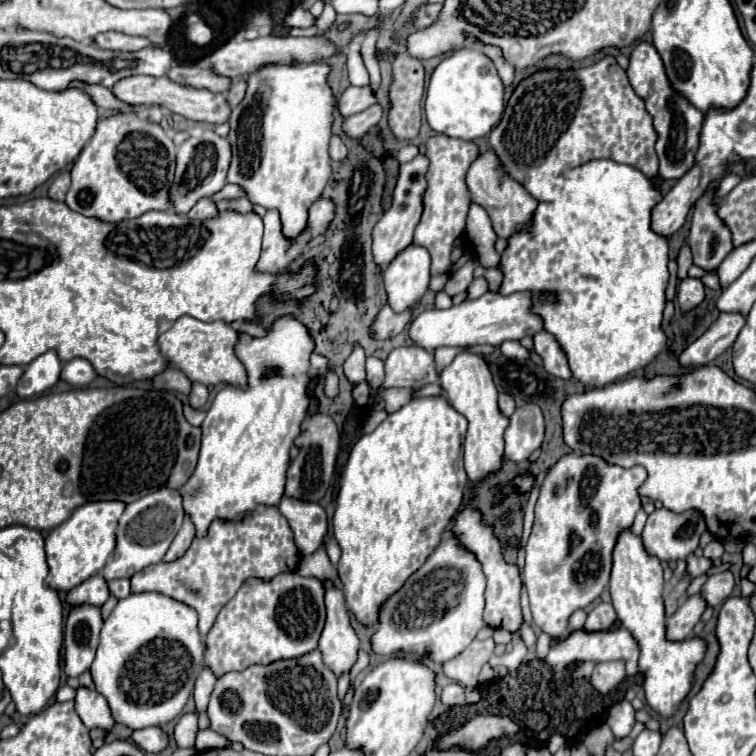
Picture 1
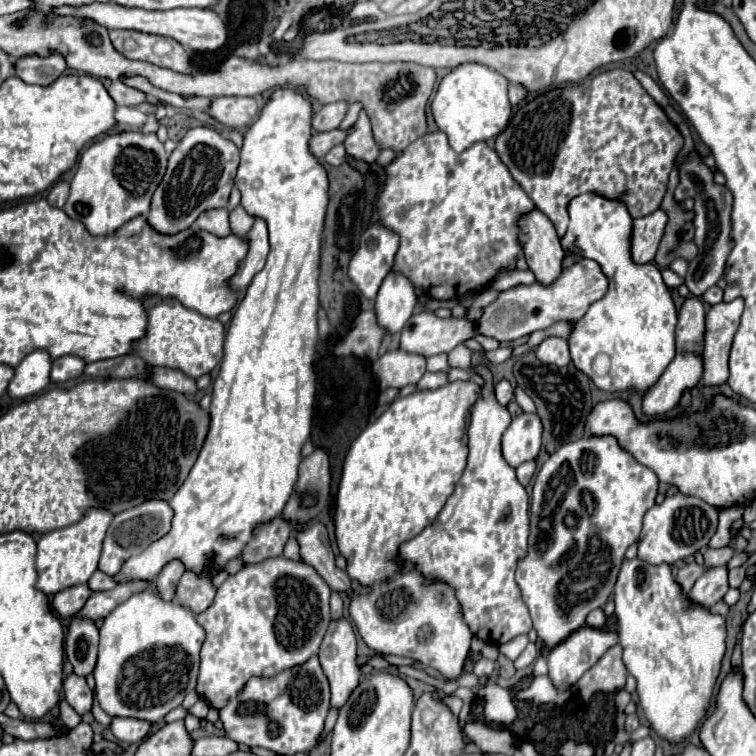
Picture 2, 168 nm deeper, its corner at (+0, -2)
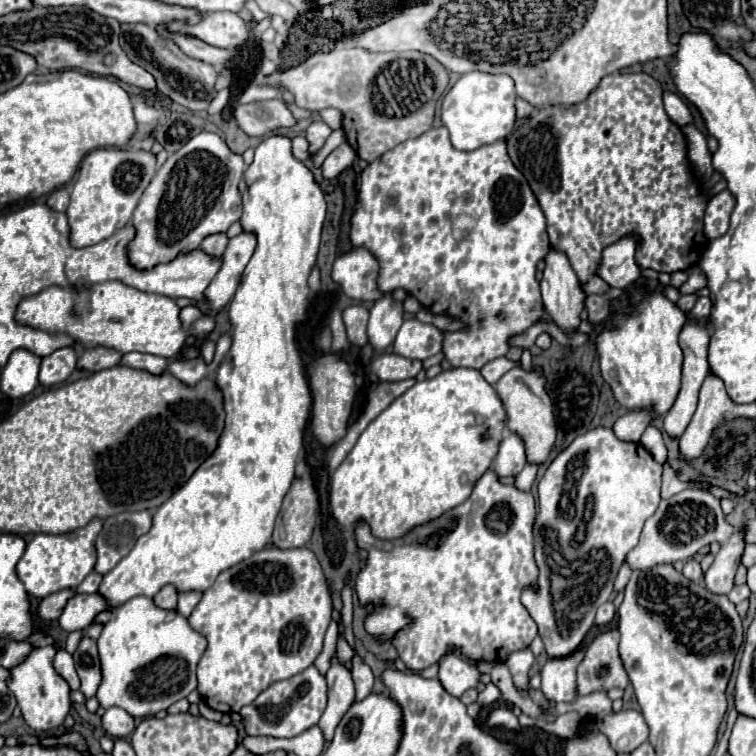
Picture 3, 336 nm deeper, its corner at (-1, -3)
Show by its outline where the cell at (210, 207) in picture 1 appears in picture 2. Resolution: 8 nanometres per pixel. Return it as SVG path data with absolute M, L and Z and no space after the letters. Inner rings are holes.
M207 209L207 211L203 211L203 215L199 215L195 225L199 229L205 229L205 231L219 235L219 237L225 237L231 233L227 209Z

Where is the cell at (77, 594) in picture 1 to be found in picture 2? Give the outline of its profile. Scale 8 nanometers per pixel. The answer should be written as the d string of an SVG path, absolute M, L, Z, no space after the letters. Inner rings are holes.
M87 583L75 585L75 587L69 587L55 595L53 607L55 607L55 611L59 611L61 617L73 617L79 613L79 607L83 607L83 603L87 603L87 599L91 595L93 595L93 591L87 587Z

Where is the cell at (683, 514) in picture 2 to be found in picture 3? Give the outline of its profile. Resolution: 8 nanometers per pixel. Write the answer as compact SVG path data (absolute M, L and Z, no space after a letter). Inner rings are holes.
M686 488L678 494L674 494L668 500L662 500L658 510L646 520L638 546L632 548L626 556L626 564L632 570L646 570L654 568L658 564L674 564L678 560L690 560L698 550L712 542L724 544L734 532L734 526L730 526L724 520L720 500L710 494L708 490L696 490Z

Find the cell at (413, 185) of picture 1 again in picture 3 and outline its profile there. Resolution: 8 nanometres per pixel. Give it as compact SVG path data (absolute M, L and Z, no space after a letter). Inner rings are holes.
M366 248L342 254L332 264L332 280L354 300L378 300L382 294L376 288L378 262Z

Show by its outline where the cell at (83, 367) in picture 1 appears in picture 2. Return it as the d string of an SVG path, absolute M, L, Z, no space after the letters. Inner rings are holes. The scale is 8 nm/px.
M65 355L53 361L53 369L51 369L51 381L53 383L61 383L61 381L69 381L69 379L77 379L81 377L85 371L85 361L75 357L75 355Z

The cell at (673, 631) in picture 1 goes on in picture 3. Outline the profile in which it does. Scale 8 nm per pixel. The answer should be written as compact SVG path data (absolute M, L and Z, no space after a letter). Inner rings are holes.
M738 528L728 542L720 548L720 552L716 554L714 564L706 570L704 580L706 580L706 588L714 594L728 594L734 586L734 574L736 568L740 564L742 552L744 552L744 532L746 528Z

